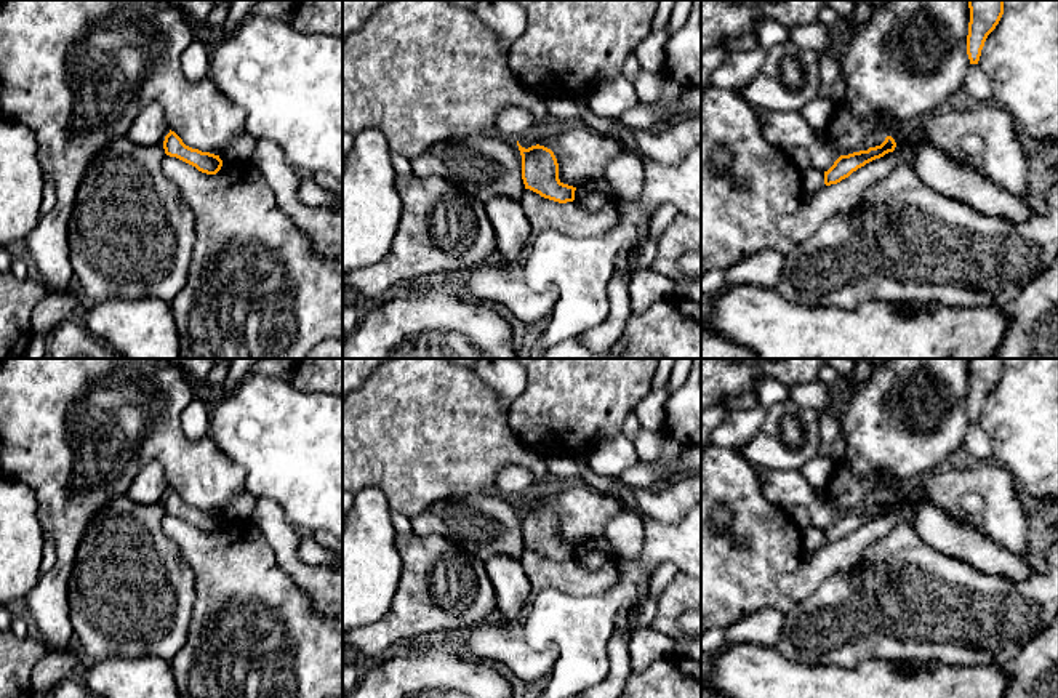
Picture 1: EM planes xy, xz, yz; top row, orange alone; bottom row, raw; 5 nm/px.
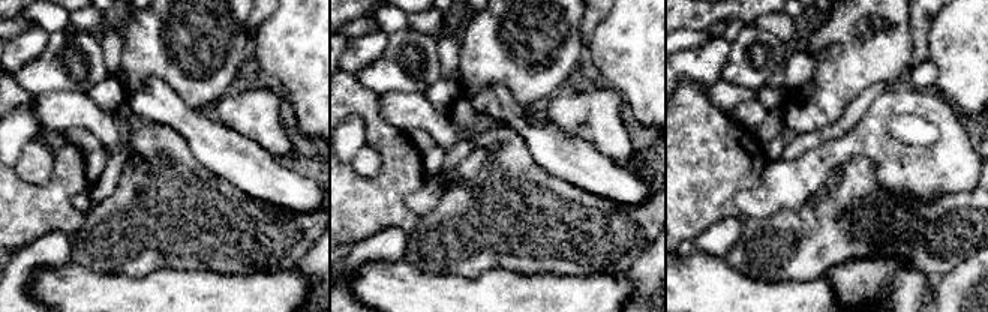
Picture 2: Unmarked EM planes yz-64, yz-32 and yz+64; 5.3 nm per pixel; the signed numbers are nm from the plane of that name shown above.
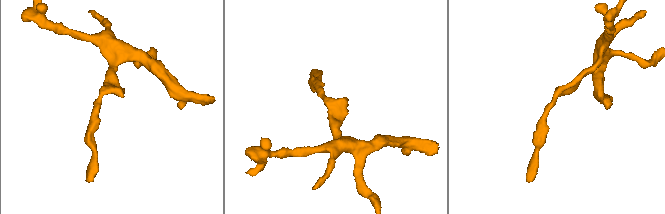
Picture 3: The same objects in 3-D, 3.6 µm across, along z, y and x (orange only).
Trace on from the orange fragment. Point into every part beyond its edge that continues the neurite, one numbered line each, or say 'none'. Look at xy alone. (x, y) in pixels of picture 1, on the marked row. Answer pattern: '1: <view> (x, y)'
none

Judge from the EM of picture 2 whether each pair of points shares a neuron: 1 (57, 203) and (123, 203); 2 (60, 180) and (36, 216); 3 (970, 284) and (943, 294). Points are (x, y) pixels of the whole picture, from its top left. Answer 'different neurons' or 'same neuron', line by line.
1: different neurons
2: same neuron
3: same neuron

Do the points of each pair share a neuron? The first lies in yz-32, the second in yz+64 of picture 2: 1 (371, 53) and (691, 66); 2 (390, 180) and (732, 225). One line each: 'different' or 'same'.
1: same
2: different

